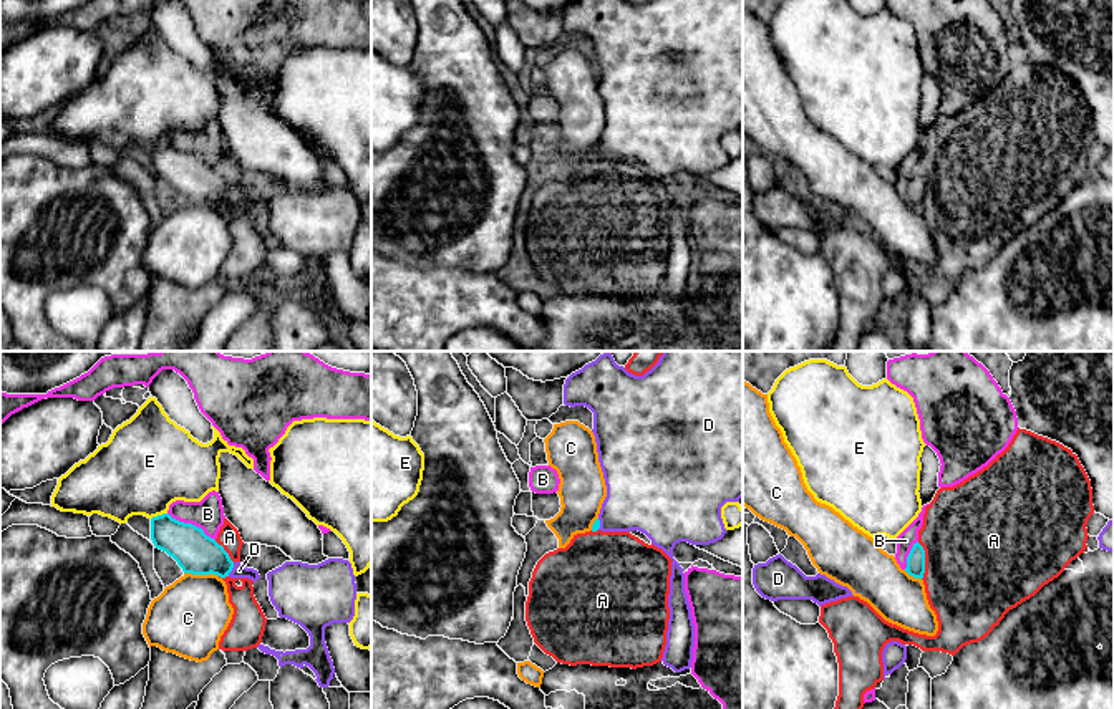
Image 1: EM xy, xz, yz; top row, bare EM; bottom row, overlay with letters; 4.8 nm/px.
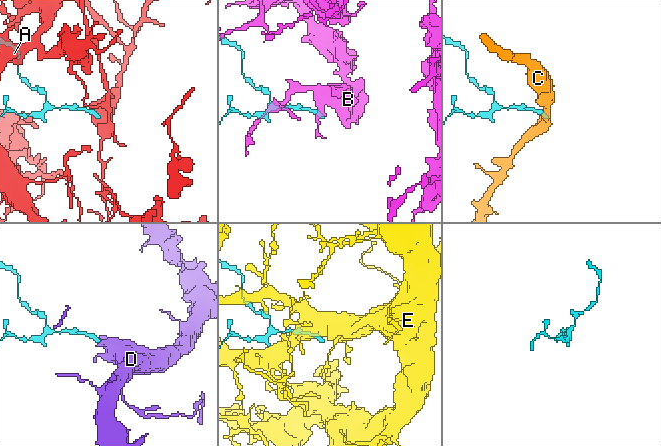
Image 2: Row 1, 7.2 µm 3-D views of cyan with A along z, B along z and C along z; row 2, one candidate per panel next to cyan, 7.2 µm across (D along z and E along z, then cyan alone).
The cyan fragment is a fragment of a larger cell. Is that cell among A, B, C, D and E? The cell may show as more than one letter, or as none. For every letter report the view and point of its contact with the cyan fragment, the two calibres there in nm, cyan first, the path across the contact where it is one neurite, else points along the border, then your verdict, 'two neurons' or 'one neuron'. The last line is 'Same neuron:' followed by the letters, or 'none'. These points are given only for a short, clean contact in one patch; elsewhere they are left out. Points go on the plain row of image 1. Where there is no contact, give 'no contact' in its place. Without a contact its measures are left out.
A: contact yz (924, 189); calibres 100 and 500 nm; two neurons
B: contact xy (191, 153); calibres 200 and 150 nm; border xy (168, 141), (179, 149), (198, 154), (214, 169); two neurons
C: contact xy (201, 202); calibres 200 and 360 nm; border xy (184, 201), (214, 202), (217, 206); two neurons
D: contact xy (231, 199); calibres 200 and 70 nm; way xy (194, 181), (211, 186), (231, 199), (239, 199); one neuron
E: contact xy (158, 144); calibres 200 and 440 nm; two neurons
Same neuron: D

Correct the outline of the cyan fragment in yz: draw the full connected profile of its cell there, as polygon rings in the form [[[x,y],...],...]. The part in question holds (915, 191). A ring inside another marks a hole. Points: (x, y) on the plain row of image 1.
[[[917,171],[913,172],[908,186],[907,186],[907,197],[905,200],[913,205],[913,207],[923,207],[925,202],[925,179],[923,176]]]

